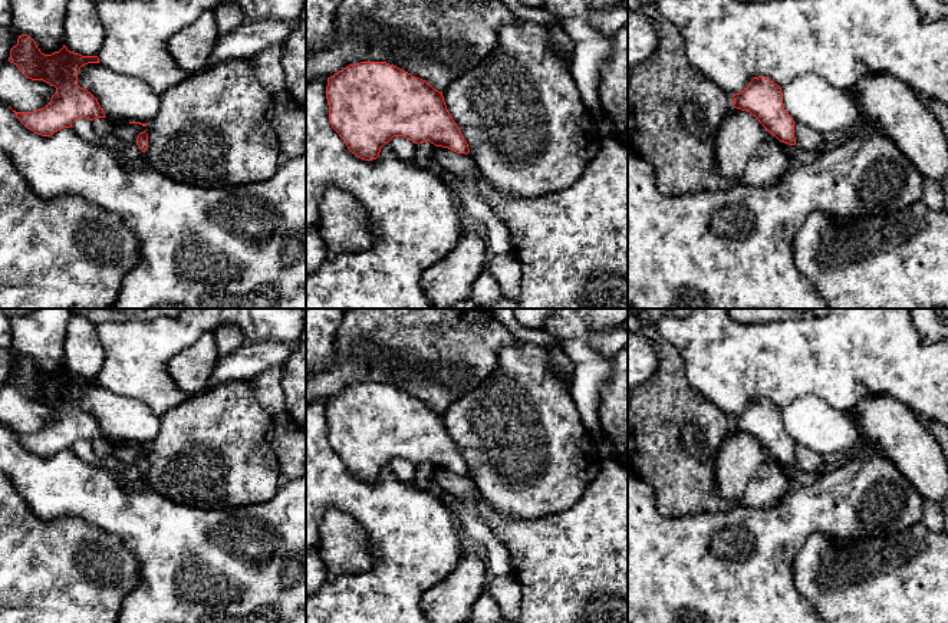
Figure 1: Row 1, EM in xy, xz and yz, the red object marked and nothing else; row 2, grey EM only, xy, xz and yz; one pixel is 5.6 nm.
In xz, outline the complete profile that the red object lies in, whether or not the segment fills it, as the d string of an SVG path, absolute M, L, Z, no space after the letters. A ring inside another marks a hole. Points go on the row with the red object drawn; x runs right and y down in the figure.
M361 62L343 67L327 78L326 99L332 128L361 159L376 159L381 148L394 136L404 136L418 145L429 141L457 154L470 152L467 141L447 109L442 92L386 62Z

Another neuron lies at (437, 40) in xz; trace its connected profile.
M342 0L332 43L306 59L306 79L330 78L361 62L386 62L444 92L488 56L500 27L516 20L500 0Z

